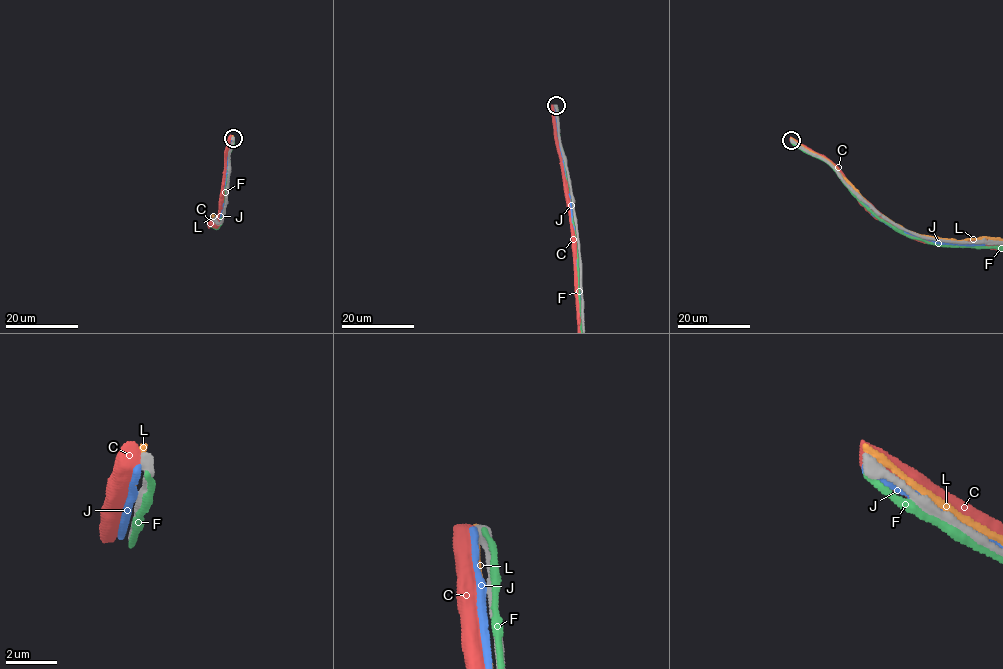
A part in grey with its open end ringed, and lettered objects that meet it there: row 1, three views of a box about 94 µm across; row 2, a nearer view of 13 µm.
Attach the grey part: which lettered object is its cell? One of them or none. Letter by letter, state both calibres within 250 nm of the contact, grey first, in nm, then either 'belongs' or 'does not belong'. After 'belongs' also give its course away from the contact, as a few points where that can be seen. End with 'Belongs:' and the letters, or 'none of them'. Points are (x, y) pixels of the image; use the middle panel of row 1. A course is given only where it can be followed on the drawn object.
C: 480/700 nm | does not belong
F: 500/280 nm | does not belong
J: 500/320 nm | does not belong
L: 500/360 nm | does not belong
Belongs: none of them

